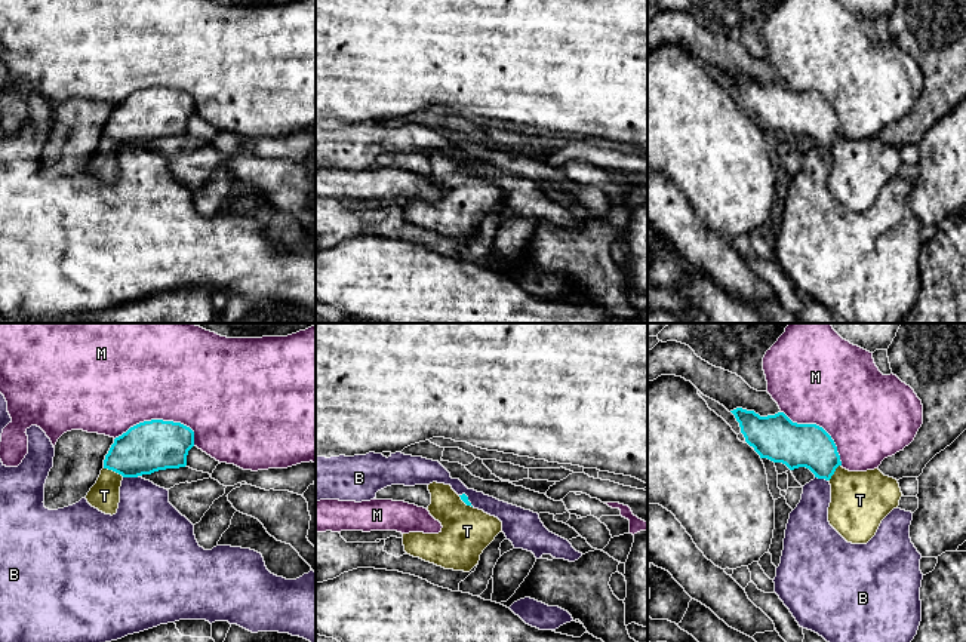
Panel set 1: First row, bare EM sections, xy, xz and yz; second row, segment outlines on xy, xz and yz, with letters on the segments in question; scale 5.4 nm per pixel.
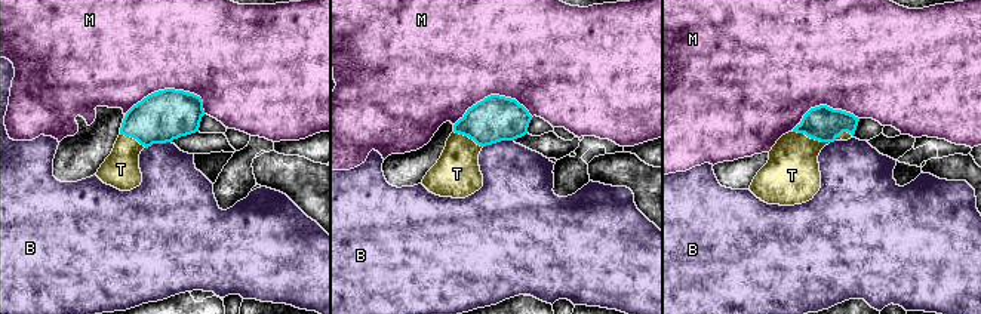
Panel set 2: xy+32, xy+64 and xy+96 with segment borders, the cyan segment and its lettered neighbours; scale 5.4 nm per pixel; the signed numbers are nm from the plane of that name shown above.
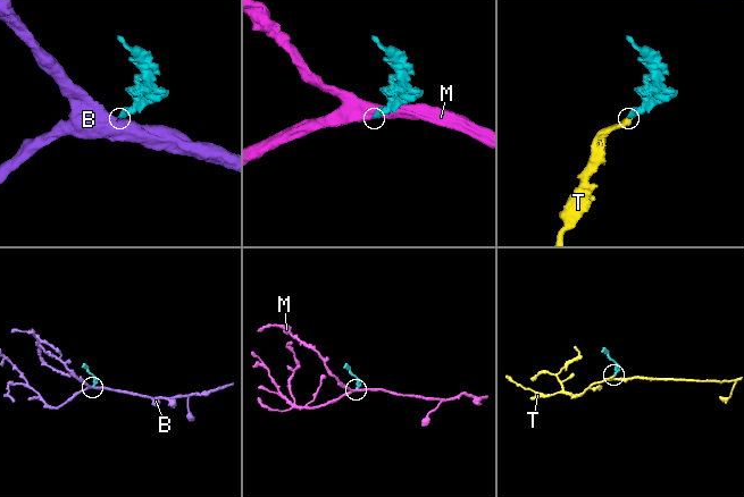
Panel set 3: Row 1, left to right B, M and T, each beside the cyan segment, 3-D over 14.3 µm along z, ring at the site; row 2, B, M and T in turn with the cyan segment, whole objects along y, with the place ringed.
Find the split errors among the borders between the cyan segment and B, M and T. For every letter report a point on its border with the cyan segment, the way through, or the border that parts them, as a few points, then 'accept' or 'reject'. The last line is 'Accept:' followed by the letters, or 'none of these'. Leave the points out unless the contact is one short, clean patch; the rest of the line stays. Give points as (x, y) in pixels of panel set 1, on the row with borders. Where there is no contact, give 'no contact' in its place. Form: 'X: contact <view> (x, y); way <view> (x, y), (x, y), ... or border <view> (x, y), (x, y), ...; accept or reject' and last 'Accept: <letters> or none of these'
B: contact xy (131, 476); border xy (123, 476), (137, 478); reject
M: contact xy (154, 420); reject
T: contact xy (114, 470); way xy (148, 447), (129, 455), (114, 470), (104, 495); accept
Accept: T

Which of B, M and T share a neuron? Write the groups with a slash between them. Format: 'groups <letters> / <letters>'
groups B / M / T

